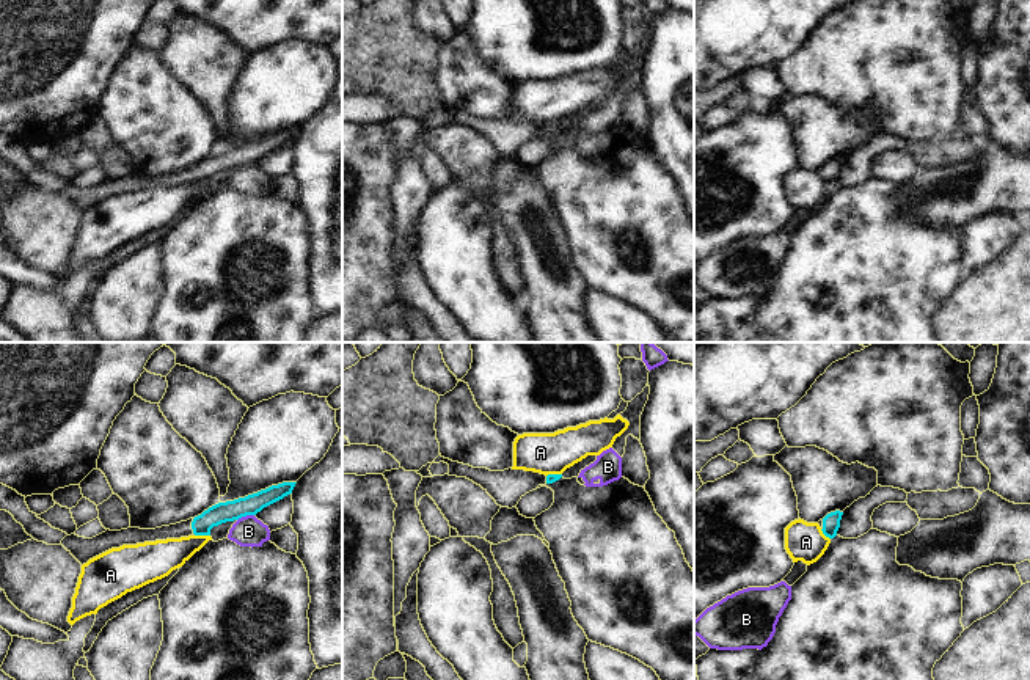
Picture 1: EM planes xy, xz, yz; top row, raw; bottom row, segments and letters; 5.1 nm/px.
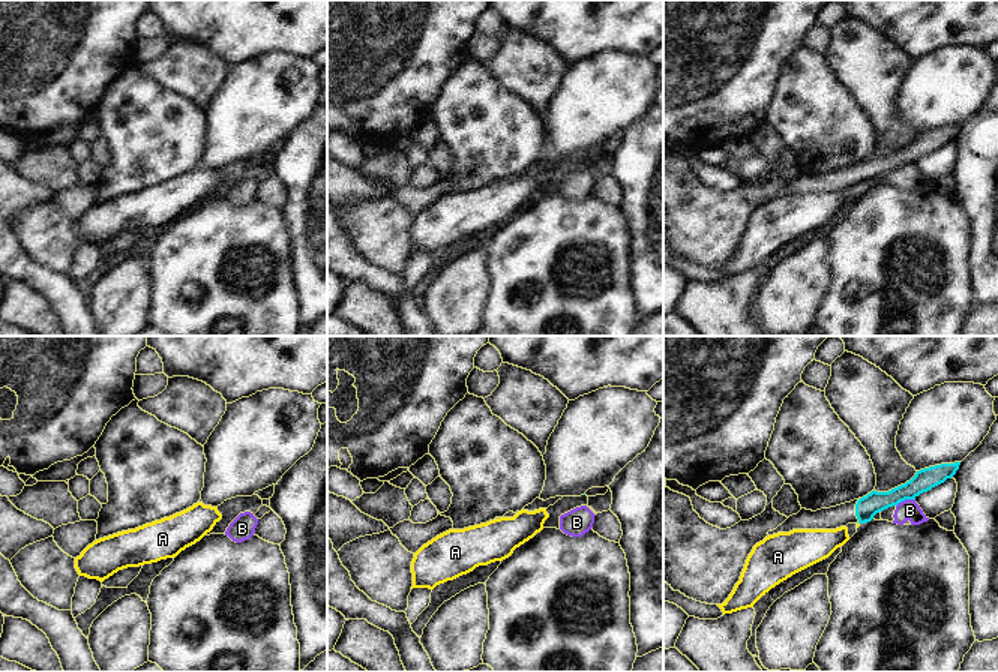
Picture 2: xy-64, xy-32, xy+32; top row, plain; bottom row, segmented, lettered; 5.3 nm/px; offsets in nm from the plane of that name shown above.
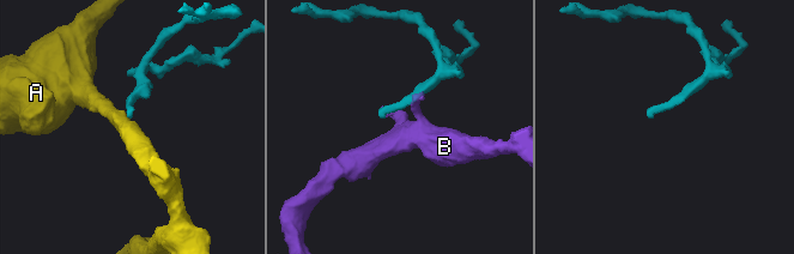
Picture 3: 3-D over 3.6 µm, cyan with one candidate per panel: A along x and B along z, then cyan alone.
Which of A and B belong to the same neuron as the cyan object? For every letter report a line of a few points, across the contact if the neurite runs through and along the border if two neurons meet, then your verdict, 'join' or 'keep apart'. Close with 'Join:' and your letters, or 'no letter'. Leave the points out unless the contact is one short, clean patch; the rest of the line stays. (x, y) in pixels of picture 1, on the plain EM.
A: line xy (195, 182), (209, 184); keep apart
B: line xy (253, 162), (242, 164), (237, 168); keep apart
Join: no letter

